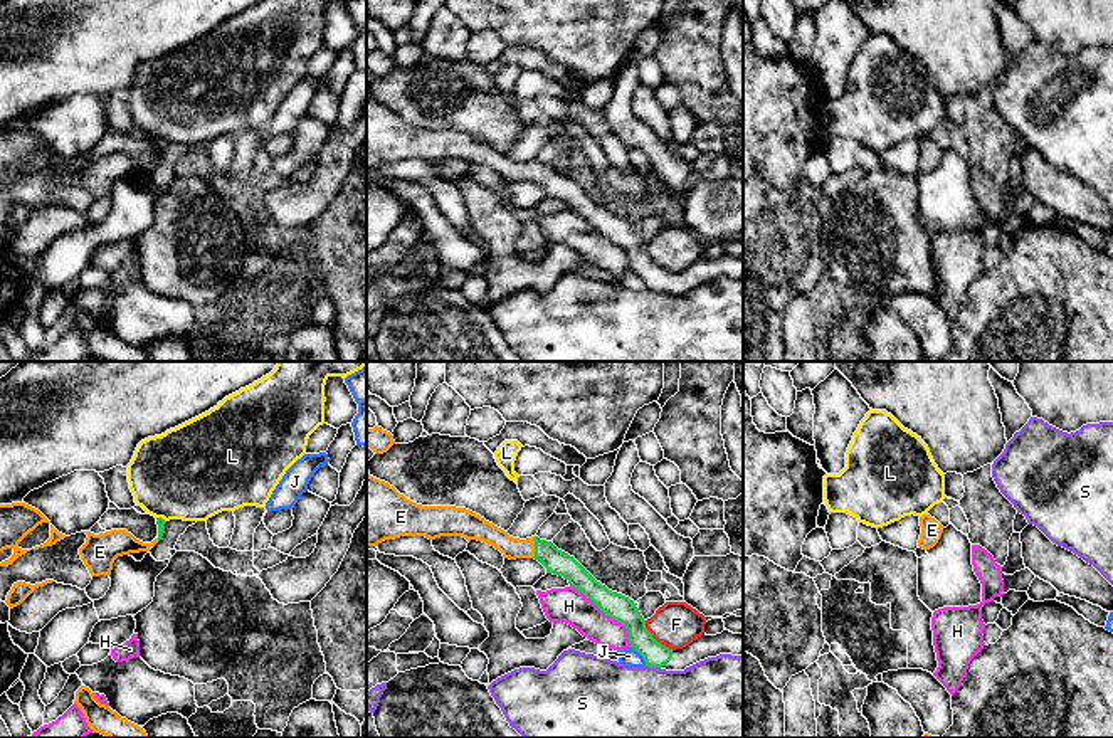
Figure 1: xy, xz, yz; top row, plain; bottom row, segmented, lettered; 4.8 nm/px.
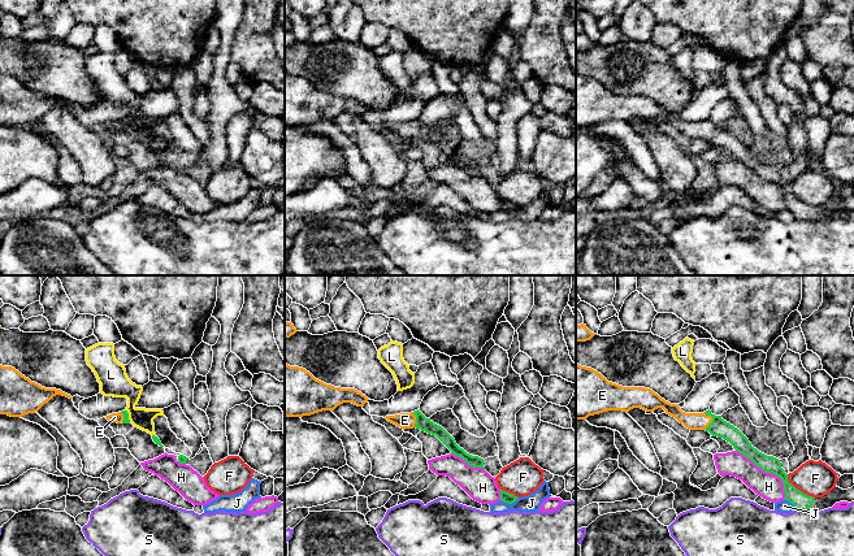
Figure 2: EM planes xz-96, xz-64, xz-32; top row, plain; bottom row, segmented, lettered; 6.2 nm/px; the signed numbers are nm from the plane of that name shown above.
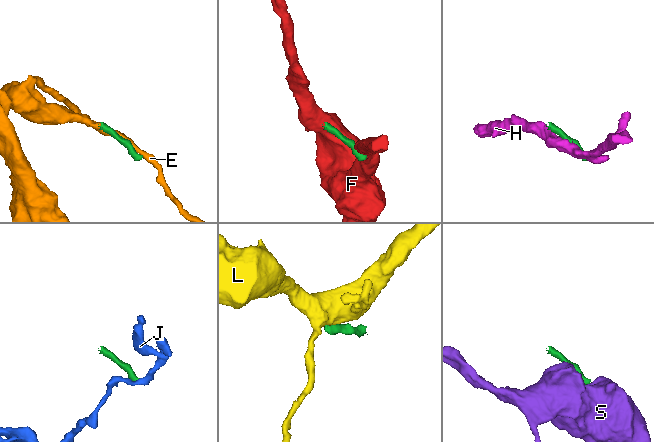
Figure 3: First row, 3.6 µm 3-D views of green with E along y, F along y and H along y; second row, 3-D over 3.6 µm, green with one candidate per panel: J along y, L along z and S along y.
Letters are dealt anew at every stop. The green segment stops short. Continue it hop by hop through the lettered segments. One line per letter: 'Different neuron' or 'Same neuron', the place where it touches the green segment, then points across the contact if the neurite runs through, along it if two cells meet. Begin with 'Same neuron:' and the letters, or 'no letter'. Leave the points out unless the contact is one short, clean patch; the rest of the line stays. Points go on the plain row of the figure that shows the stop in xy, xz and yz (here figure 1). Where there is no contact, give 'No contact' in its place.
Same neuron: E
E: Same neuron. Touches green at xz (535, 170). Path across: xz (557, 185), (535, 170), (510, 170), (486, 155)
F: Different neuron. Touches green at xz (654, 263). Boundary: xz (644, 244), (649, 256), (673, 273)
H: Different neuron. Touches green at xz (607, 237)
J: Different neuron. Touches green at xz (641, 278). Boundary: xz (631, 269), (646, 288)
L: Different neuron. Touches green at xy (162, 142). Boundary: xy (157, 140), (165, 145)
S: Different neuron. Touches green at xz (653, 289). Boundary: xz (646, 288), (659, 293)

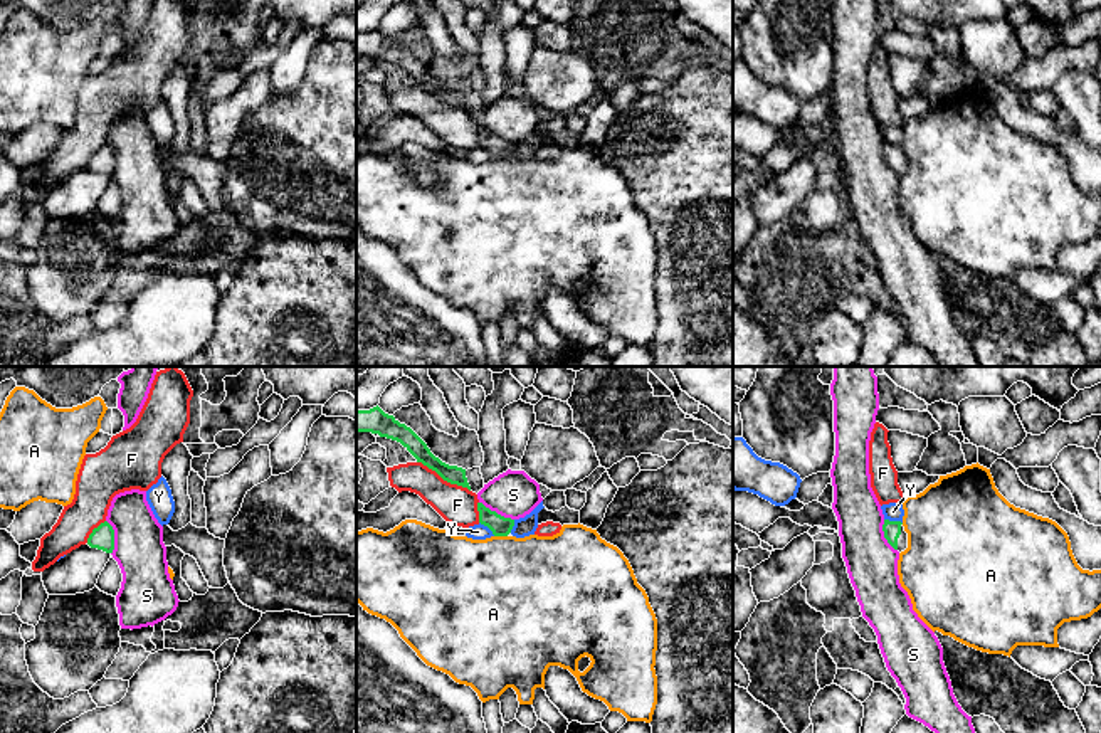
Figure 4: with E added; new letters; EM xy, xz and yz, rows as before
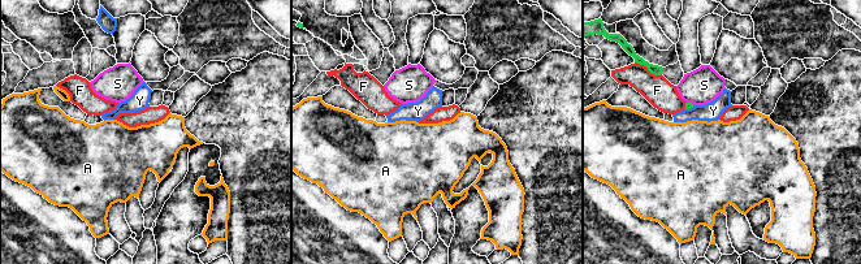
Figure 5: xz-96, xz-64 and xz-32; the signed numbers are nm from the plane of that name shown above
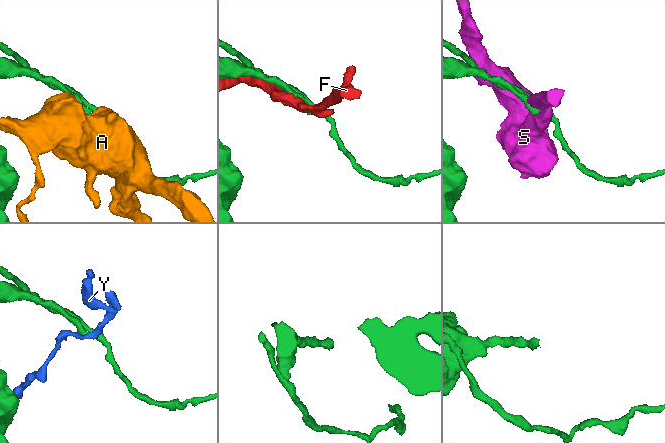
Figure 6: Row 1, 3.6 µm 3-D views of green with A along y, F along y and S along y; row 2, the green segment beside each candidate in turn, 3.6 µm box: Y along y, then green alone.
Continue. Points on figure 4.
Same neuron: no letter
A: Different neuron. Touches green at xz (501, 158)
F: Different neuron. Touches green at xz (444, 103)
S: Different neuron. Touches green at xz (495, 135)
Y: Different neuron. Touches green at yz (893, 145). Boundary: yz (885, 142), (901, 147)

